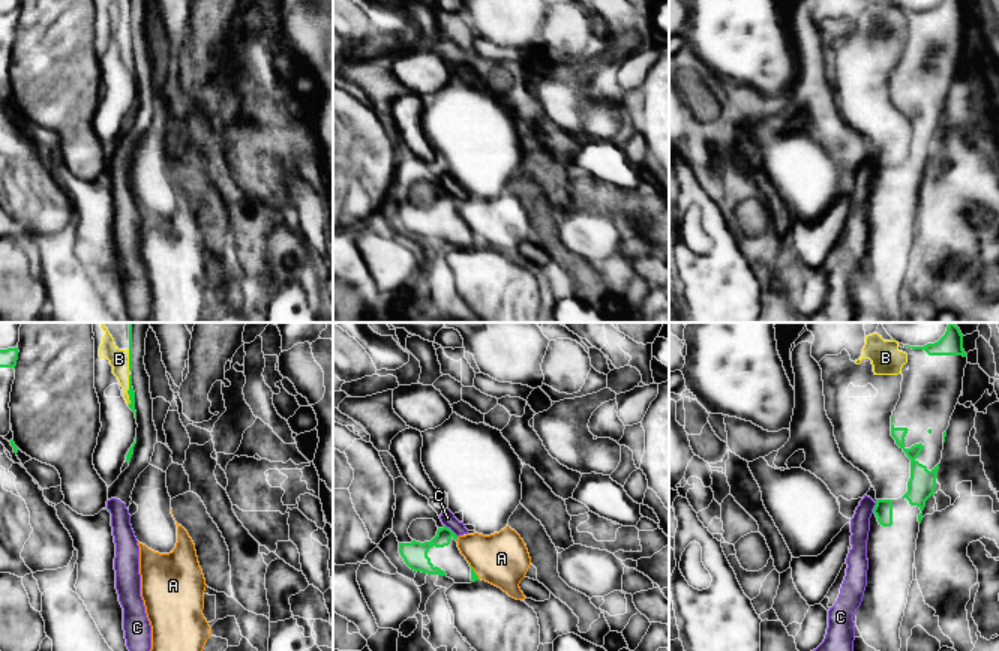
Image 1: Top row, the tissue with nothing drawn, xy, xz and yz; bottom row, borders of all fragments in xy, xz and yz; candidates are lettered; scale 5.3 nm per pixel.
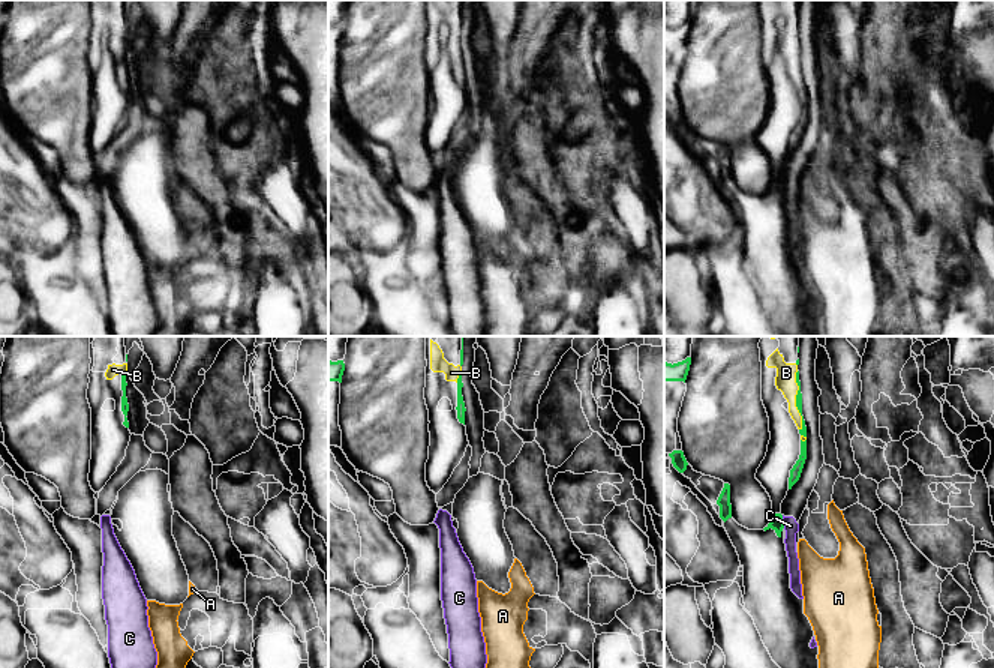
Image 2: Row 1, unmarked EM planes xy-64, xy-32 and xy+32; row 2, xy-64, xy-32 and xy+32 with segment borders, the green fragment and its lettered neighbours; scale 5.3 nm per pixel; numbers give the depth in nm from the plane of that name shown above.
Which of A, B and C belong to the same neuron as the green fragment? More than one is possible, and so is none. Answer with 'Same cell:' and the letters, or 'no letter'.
Same cell: B

